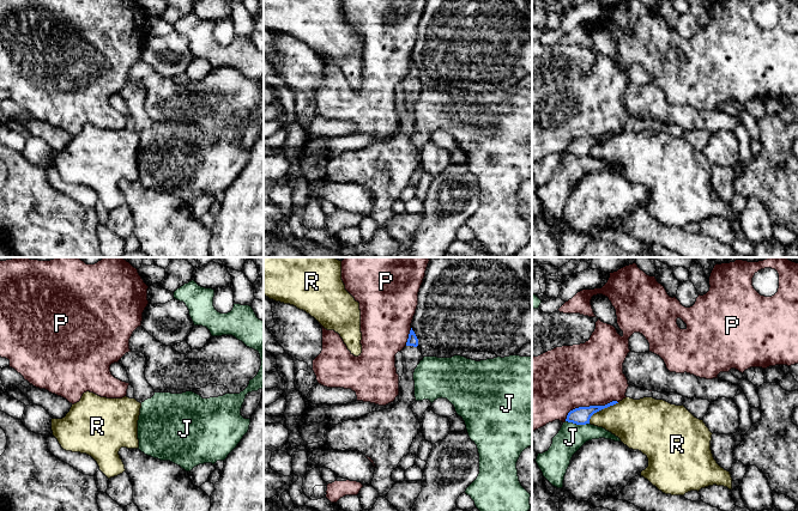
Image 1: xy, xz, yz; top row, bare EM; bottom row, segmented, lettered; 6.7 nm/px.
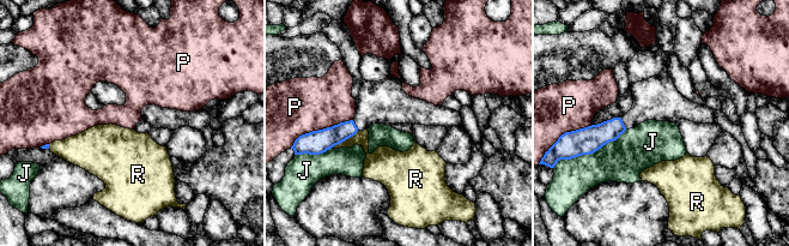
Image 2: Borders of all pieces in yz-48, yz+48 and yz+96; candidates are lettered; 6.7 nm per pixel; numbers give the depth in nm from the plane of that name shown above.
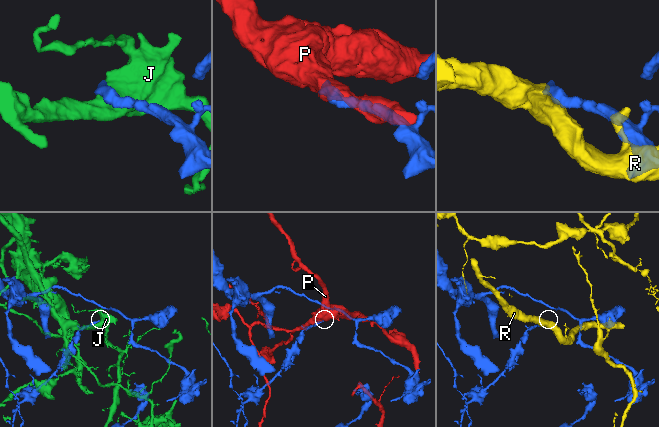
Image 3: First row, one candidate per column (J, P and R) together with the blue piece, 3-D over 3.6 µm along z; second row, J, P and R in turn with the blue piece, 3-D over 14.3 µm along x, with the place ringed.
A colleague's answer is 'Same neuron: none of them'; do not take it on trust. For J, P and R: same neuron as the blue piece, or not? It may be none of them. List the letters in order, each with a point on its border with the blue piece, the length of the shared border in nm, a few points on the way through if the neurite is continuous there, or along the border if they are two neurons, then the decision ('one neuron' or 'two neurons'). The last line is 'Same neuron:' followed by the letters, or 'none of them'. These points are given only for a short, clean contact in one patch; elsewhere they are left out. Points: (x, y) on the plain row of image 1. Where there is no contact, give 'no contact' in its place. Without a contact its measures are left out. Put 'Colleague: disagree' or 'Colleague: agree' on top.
Colleague: agree
J: meets blue in yz at (578, 156); contact 160 nm long; two neurons
P: meets blue in yz at (590, 138); contact 380 nm long; two neurons
R: meets blue in yz at (602, 140); contact 240 nm long; two neurons
Same neuron: none of them

